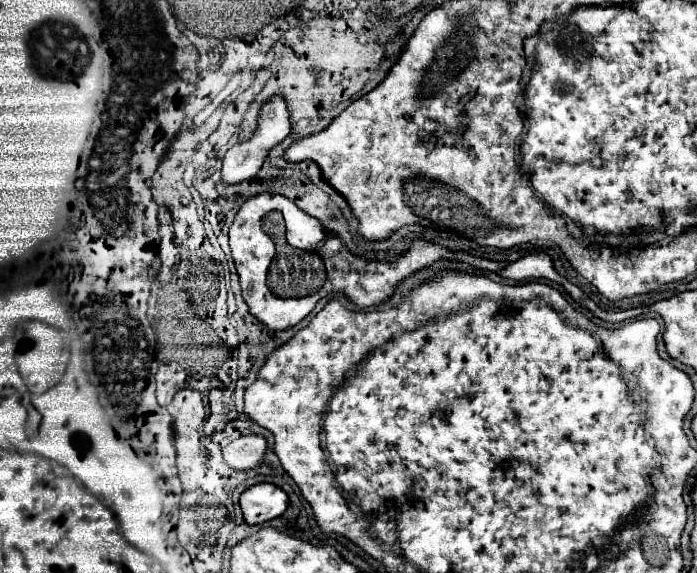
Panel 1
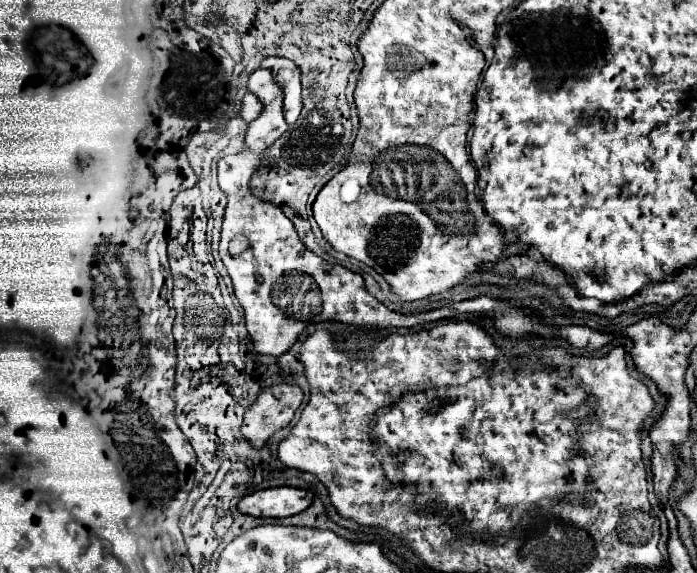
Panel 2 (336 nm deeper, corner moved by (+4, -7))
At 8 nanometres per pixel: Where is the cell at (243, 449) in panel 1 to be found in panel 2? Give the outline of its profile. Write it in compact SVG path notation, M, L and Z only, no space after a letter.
M275 384L259 392L257 400L247 408L241 426L243 436L261 448L269 436L285 428L303 400L303 390L297 384Z

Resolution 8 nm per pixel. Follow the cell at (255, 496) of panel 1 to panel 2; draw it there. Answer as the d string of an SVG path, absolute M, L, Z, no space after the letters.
M293 486L257 490L239 502L239 512L255 518L257 516L287 518L309 508L313 502L313 496L315 494L311 490L301 490Z

